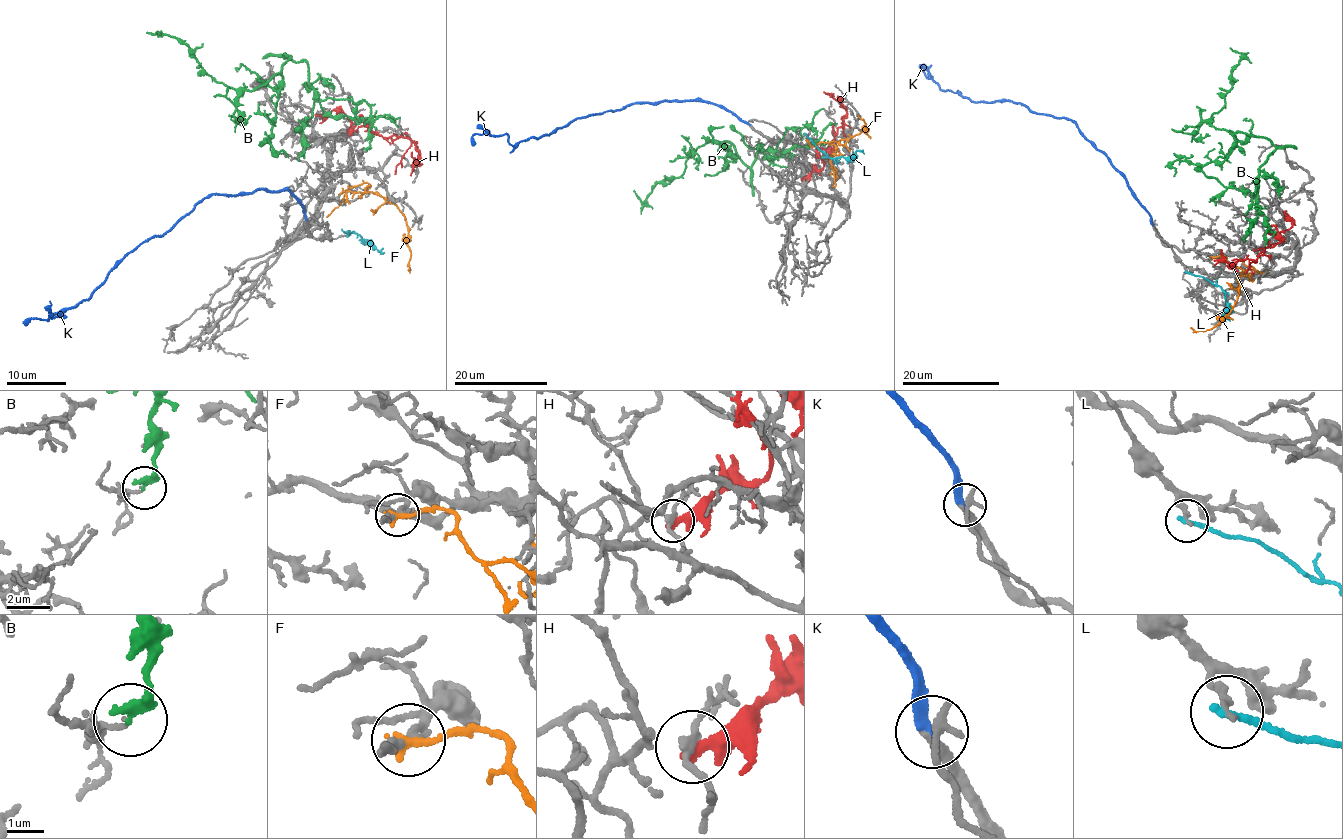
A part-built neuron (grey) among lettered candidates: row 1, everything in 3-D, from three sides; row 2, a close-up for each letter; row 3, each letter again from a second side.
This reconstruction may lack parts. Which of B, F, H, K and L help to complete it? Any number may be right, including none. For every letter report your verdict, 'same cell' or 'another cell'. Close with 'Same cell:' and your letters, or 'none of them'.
B: another cell
F: another cell
H: another cell
K: same cell
L: another cell
Same cell: K

